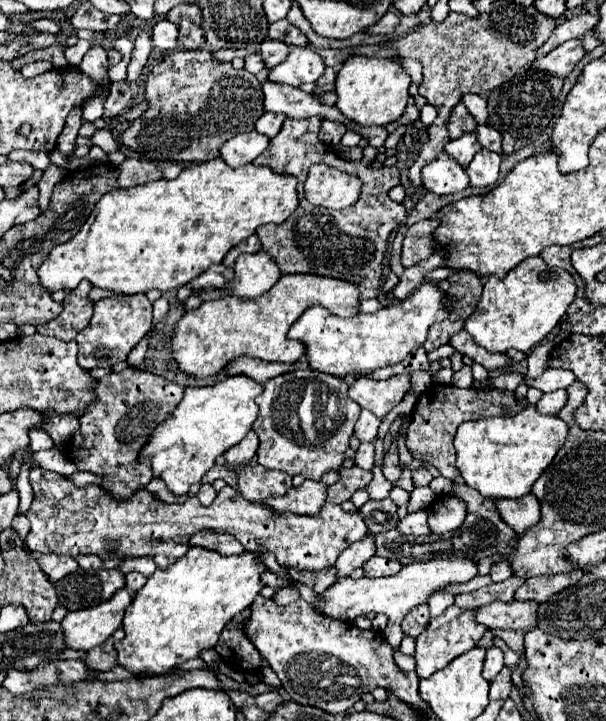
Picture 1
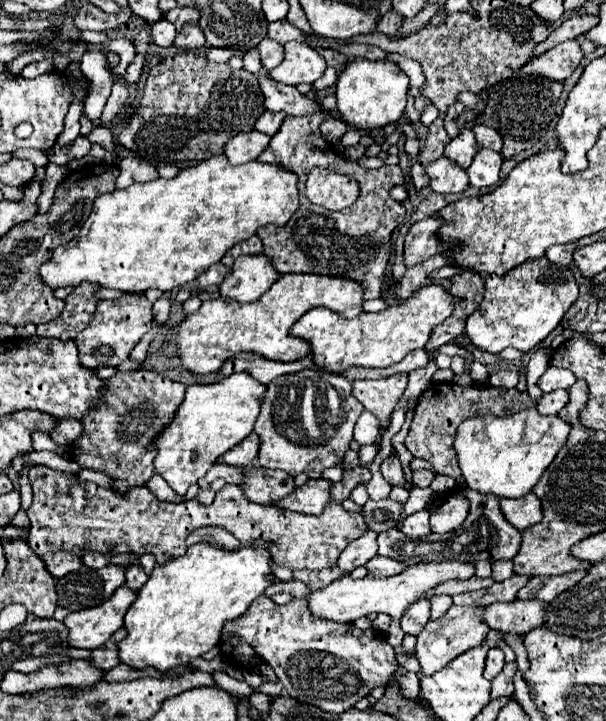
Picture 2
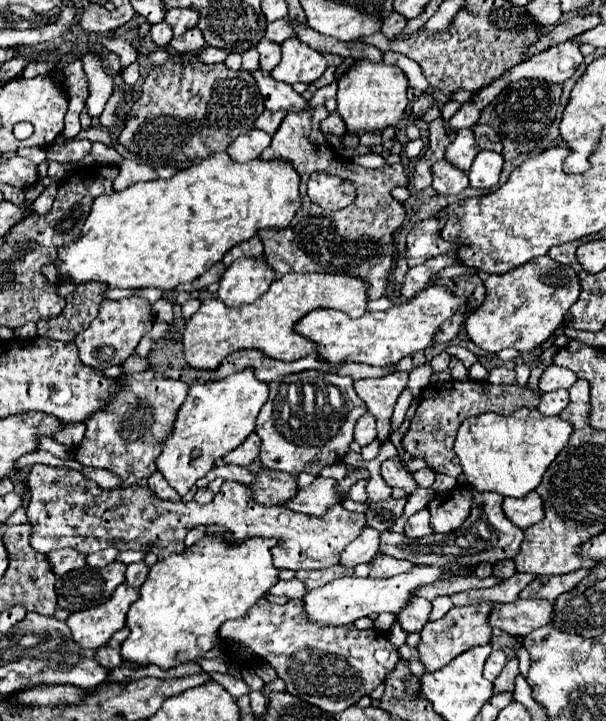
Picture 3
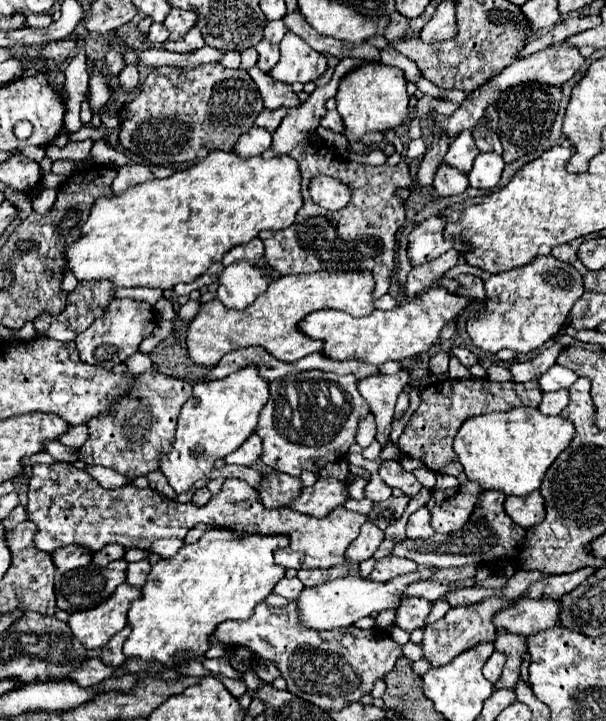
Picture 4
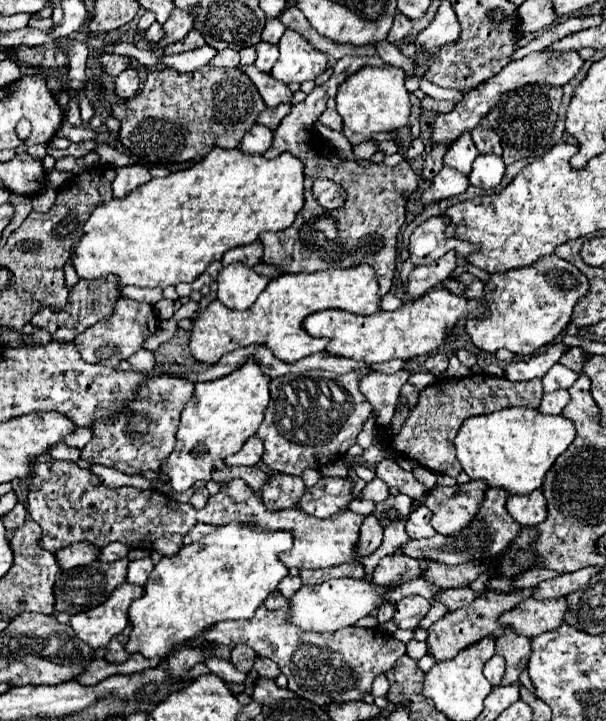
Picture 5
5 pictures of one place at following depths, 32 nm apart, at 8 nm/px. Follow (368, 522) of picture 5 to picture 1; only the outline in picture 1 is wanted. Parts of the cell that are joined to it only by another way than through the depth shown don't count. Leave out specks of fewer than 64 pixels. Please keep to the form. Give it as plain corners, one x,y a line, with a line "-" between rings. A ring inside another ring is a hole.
366,534
362,540
354,542
352,546
348,546
340,558
336,560
336,570
338,570
338,580
344,576
350,576
356,568
360,568
370,556
374,556
374,542
372,542
372,534

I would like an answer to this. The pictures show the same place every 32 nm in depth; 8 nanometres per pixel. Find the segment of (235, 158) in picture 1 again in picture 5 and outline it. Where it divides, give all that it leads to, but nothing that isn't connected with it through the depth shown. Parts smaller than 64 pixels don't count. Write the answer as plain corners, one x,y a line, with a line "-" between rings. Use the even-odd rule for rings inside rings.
254,124
240,140
238,150
242,150
244,154
264,154
272,146
272,134
274,132
270,128

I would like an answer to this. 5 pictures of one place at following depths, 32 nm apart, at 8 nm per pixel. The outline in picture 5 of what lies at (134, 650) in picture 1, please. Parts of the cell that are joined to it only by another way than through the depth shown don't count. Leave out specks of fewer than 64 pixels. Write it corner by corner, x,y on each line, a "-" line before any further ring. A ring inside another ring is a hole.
228,524
214,528
210,534
202,536
202,540
182,546
178,554
162,558
152,576
144,586
142,598
132,602
128,618
132,624
130,638
126,642
126,650
130,654
142,654
144,658
160,658
166,660
176,648
184,646
206,648
204,630
212,628
222,620
248,620
254,616
256,608
264,604
264,600
276,590
276,584
288,576
288,568
278,562
278,554
292,548
292,532
262,532
258,528
248,528
240,524

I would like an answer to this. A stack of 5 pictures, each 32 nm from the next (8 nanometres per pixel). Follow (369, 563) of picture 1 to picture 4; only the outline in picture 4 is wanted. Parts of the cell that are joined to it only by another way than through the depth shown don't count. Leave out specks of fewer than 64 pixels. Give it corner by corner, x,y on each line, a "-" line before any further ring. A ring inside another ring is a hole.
384,556
380,558
376,564
374,564
374,570
370,574
372,580
390,580
394,576
400,576
400,574
408,574
408,572
414,572
418,568
418,564
414,564
412,560
406,560
406,558
396,558
396,556

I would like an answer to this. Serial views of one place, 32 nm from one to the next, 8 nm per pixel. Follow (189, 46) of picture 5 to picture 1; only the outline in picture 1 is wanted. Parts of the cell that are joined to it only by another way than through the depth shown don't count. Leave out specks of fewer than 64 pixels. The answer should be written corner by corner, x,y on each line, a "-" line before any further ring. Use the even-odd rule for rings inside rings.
188,18
182,20
178,24
178,28
180,28
180,38
178,38
180,50
194,50
194,48
202,48
206,44
204,30
200,26
196,26
194,22
190,22

